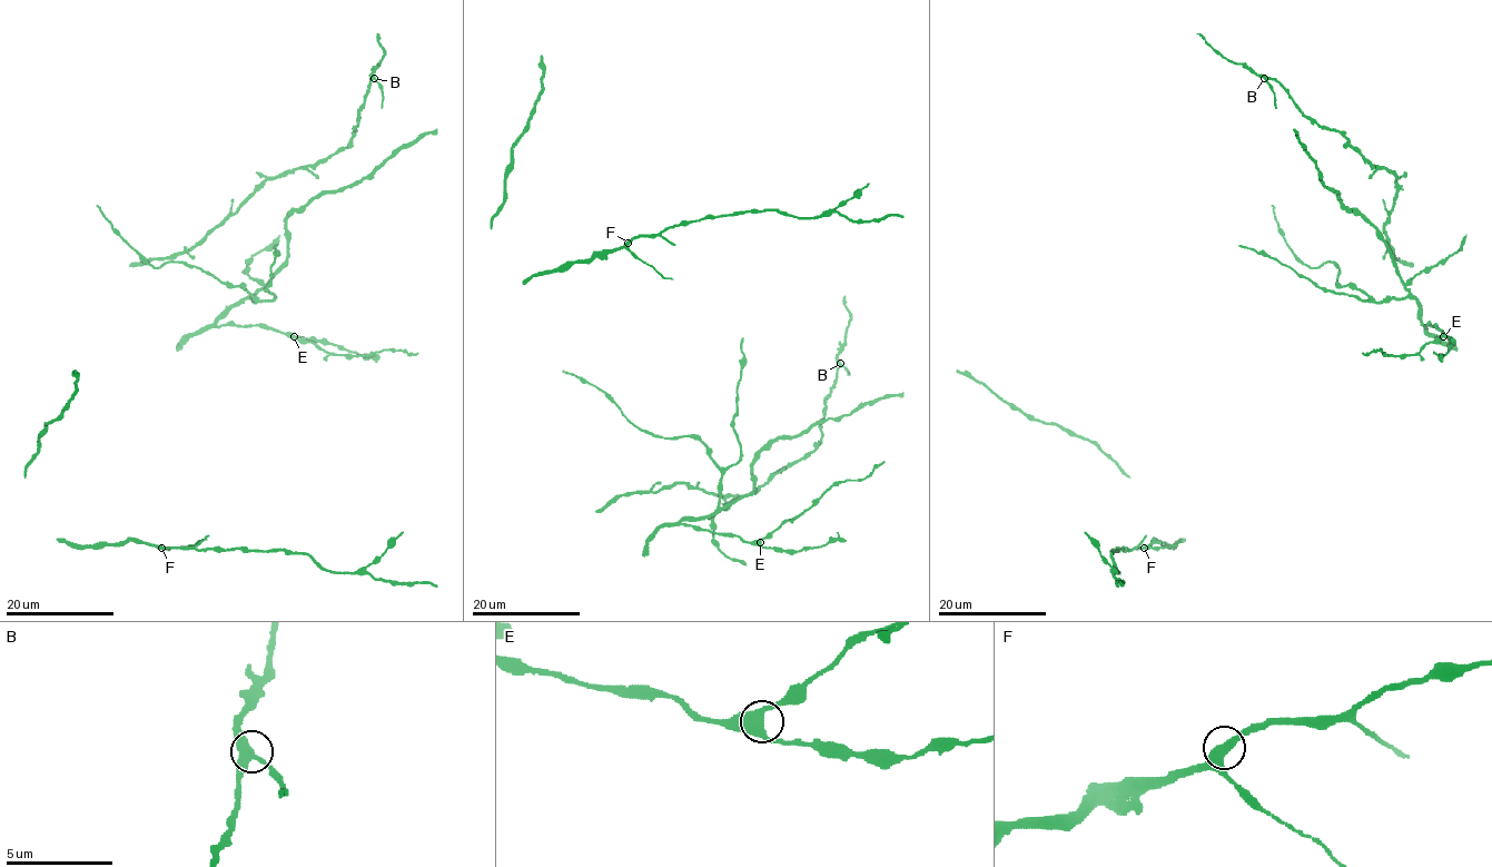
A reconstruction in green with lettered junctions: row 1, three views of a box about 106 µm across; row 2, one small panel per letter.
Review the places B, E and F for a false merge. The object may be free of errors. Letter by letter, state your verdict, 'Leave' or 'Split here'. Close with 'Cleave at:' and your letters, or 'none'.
B: Leave
E: Leave
F: Leave
Cleave at: none

